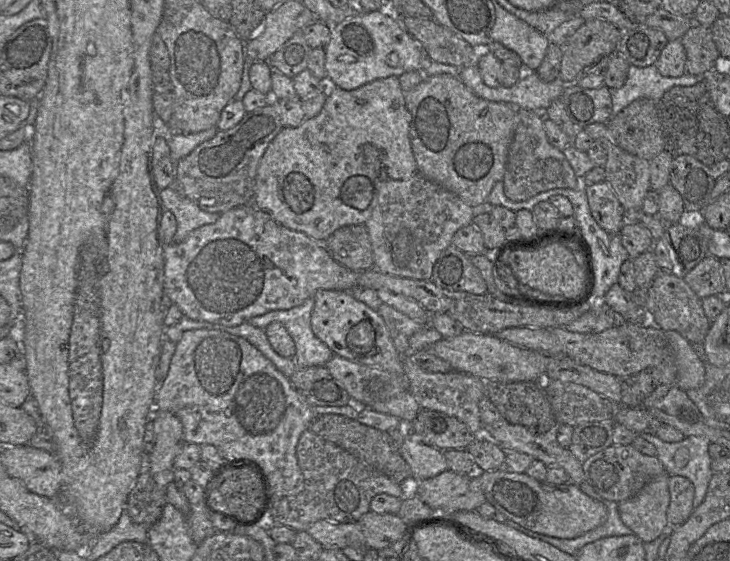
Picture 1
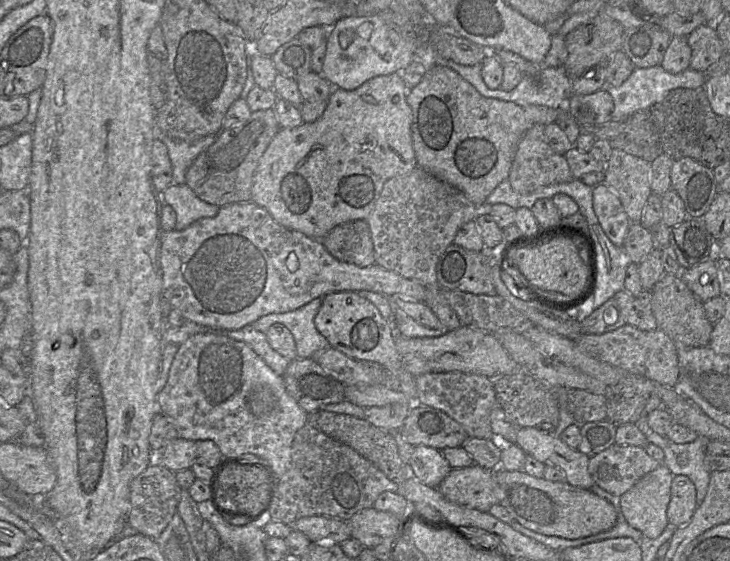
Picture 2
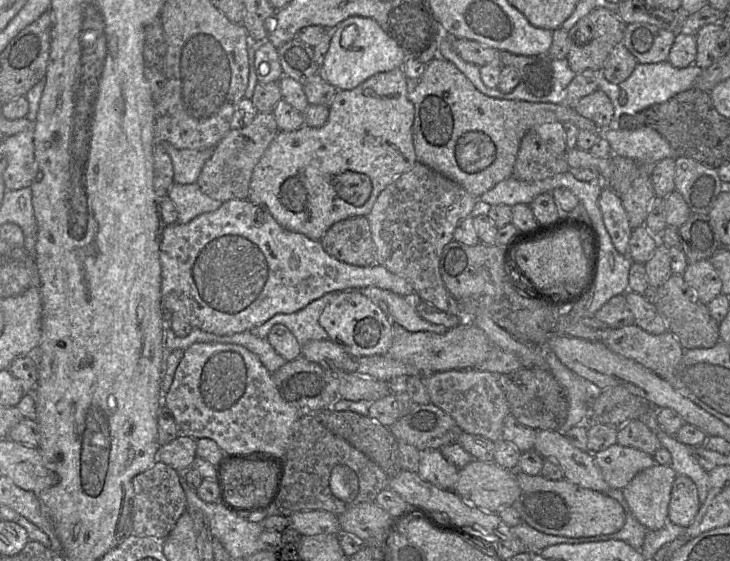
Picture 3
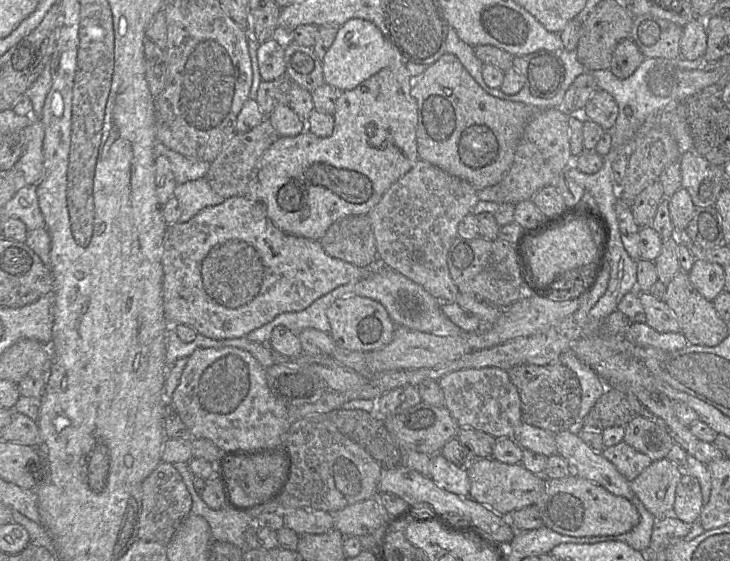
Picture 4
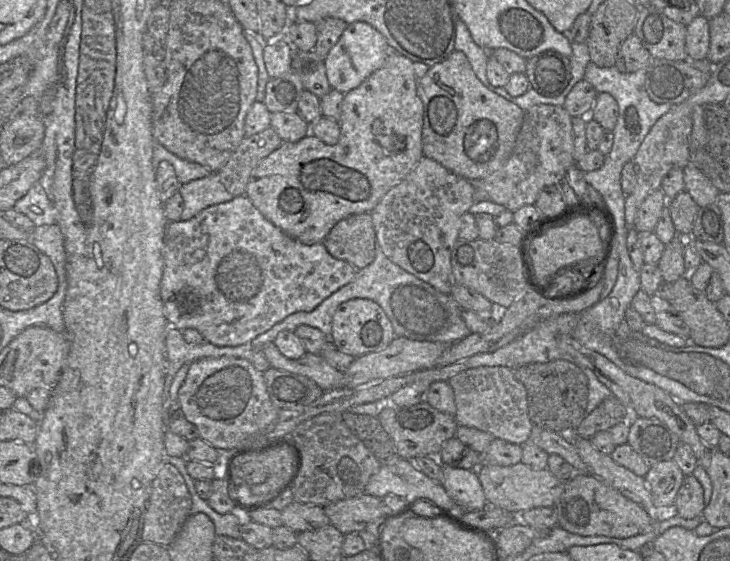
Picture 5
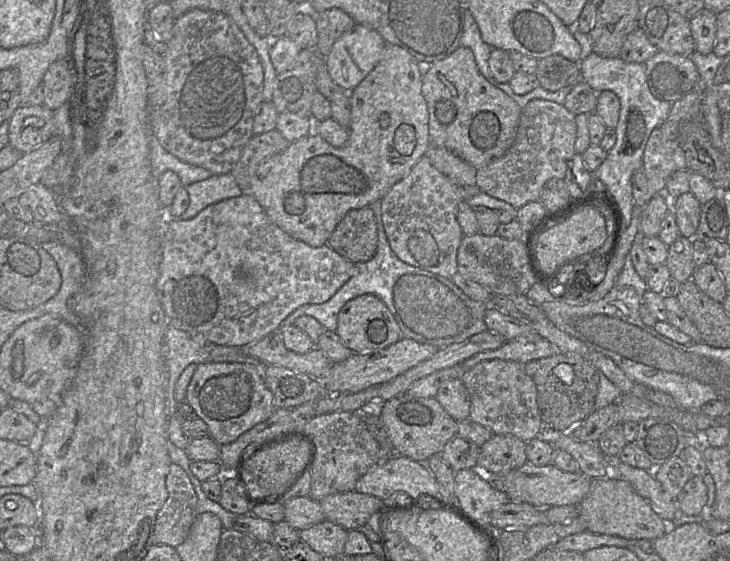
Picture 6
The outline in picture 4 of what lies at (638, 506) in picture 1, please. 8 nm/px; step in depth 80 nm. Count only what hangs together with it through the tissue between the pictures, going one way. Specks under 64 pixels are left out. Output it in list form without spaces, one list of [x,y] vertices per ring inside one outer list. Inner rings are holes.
[[[663,458],[653,461],[630,482],[630,487],[647,511],[657,520],[672,514],[676,487],[682,476],[682,470]]]

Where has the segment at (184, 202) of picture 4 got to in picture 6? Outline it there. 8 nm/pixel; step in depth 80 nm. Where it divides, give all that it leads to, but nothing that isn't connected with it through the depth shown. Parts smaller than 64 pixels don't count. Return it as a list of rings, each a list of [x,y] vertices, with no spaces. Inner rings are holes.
[[[231,174],[211,175],[207,179],[185,187],[189,196],[189,206],[181,220],[191,220],[206,207],[238,197],[244,192],[237,186]]]

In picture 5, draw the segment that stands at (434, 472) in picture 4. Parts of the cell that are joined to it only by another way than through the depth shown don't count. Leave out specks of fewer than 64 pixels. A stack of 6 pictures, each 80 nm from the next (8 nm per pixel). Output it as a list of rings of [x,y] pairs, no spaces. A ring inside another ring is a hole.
[[[442,464],[442,486],[464,510],[480,510],[487,504],[477,470]]]

